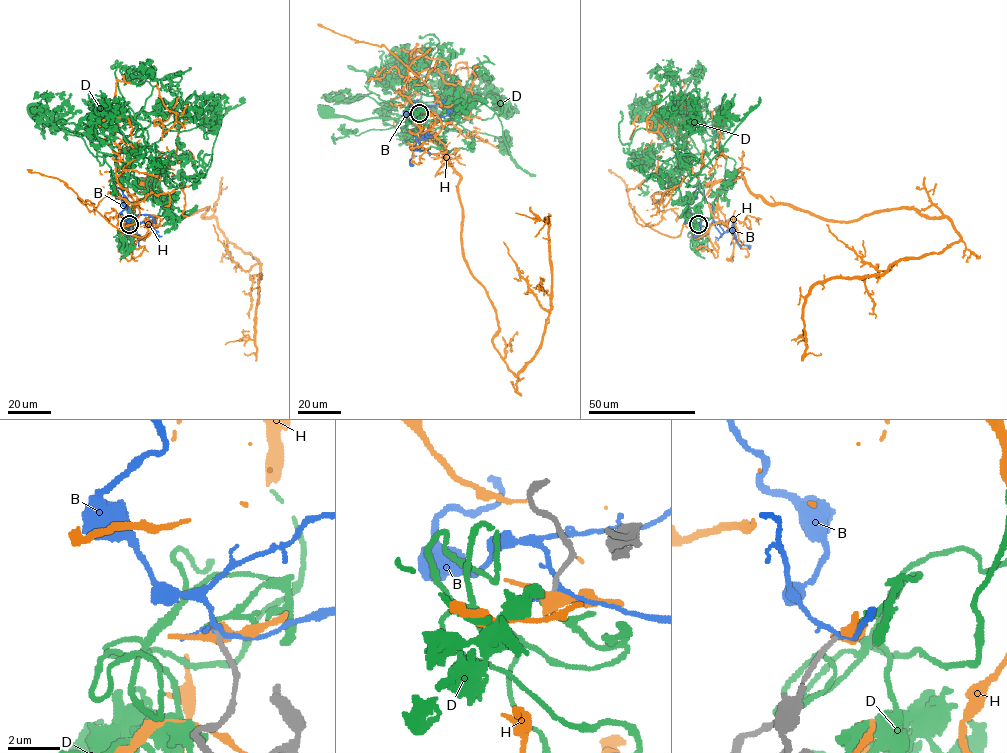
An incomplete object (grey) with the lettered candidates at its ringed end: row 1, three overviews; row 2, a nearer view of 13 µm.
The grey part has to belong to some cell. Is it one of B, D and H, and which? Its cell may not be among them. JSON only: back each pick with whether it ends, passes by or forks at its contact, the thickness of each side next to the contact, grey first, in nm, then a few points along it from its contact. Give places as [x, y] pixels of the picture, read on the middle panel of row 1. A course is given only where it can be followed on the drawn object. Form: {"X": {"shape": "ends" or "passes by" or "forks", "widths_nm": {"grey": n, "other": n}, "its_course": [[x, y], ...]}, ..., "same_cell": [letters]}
{"D": {"shape": "ends", "widths_nm": {"grey": 180, "other": 150}, "its_course": [[419, 113], [425, 117], [417, 117], [419, 126], [411, 131], [392, 119], [353, 120], [326, 112]]}, "same_cell": ["D"]}

